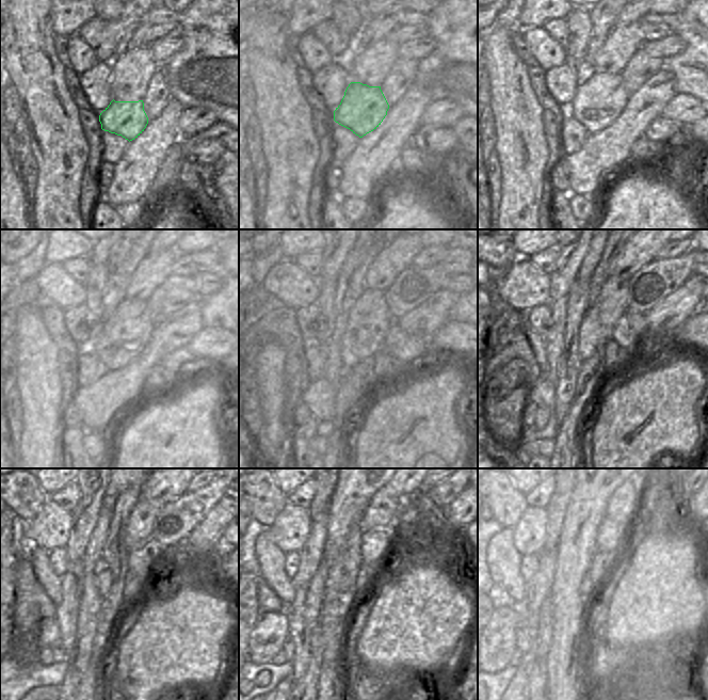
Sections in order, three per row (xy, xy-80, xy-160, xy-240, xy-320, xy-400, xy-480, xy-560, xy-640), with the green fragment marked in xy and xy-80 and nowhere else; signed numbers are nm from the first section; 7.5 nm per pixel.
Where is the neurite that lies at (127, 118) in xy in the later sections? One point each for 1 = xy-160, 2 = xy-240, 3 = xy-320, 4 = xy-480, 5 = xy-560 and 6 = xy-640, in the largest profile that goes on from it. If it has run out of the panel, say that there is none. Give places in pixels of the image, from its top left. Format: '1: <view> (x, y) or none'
1: xy-160 (600, 97)
2: xy-240 (123, 336)
3: xy-320 (369, 320)
4: xy-480 (139, 527)
5: xy-560 (380, 514)
6: xy-640 (626, 500)

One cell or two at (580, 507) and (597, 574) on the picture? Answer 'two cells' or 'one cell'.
two cells

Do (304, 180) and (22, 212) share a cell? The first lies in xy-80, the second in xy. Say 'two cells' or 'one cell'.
two cells

